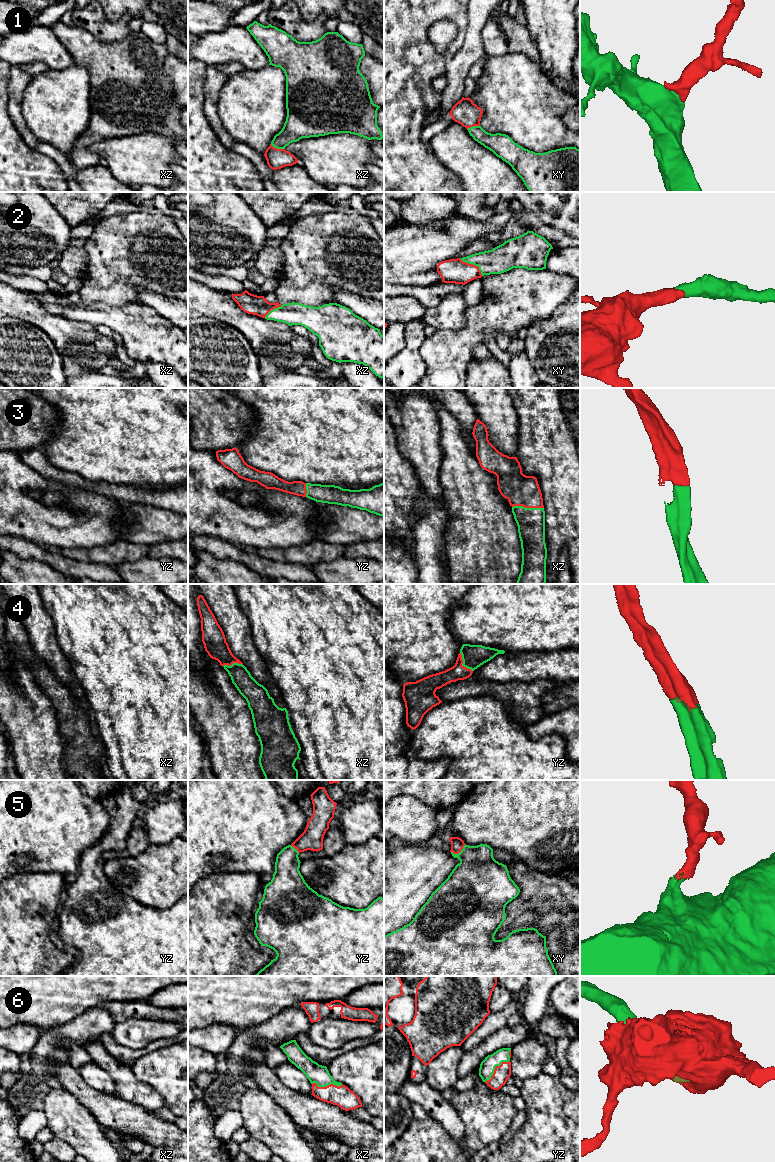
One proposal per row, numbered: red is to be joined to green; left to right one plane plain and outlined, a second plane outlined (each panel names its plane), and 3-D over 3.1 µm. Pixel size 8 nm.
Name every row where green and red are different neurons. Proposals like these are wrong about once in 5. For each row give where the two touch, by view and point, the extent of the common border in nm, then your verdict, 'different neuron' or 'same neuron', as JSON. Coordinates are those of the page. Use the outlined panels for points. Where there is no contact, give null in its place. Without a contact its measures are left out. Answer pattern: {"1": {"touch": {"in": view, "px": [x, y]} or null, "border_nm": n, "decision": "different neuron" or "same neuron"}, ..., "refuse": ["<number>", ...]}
{"1": {"touch": {"in": "xz", "px": [277, 148]}, "border_nm": 130, "decision": "same neuron"}, "2": {"touch": {"in": "xy", "px": [473, 264]}, "border_nm": 220, "decision": "same neuron"}, "3": {"touch": {"in": "xz", "px": [528, 508]}, "border_nm": 260, "decision": "same neuron"}, "4": {"touch": {"in": "yz", "px": [463, 663]}, "border_nm": 190, "decision": "same neuron"}, "5": {"touch": {"in": "xy", "px": [460, 852]}, "border_nm": 140, "decision": "same neuron"}, "6": {"touch": {"in": "yz", "px": [494, 1068]}, "border_nm": 260, "decision": "same neuron"}, "refuse": []}

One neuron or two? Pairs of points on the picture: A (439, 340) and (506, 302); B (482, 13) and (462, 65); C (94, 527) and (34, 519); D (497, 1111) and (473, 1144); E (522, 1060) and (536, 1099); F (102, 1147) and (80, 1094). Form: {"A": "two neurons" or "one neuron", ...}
{"A": "one neuron", "B": "one neuron", "C": "one neuron", "D": "one neuron", "E": "two neurons", "F": "two neurons"}

